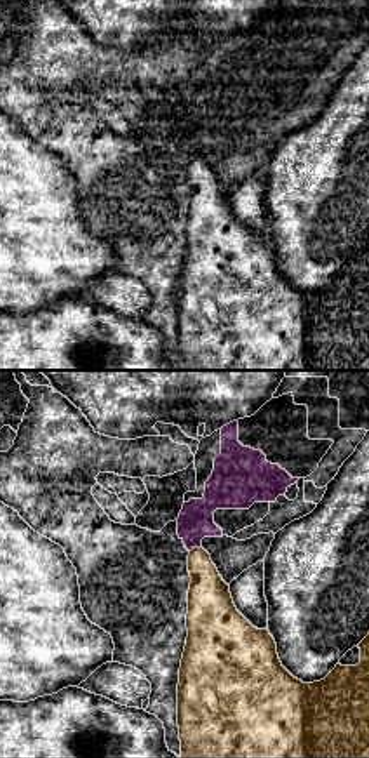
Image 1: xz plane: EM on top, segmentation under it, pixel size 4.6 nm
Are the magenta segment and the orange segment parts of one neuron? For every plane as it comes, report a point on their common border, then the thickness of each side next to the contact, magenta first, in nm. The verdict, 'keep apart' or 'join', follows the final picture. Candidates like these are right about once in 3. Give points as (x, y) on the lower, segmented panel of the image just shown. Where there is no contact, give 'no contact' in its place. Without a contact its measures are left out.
(195, 546) | 160/200 nm

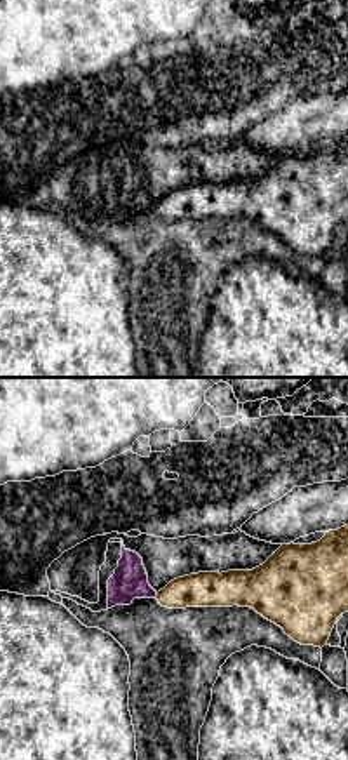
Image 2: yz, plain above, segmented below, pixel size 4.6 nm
(155, 595) | 160/160 nm

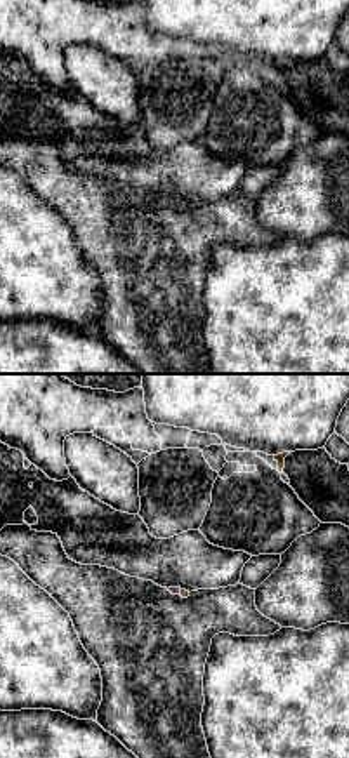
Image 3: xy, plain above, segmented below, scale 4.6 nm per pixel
(179, 591) | 30/40 nm

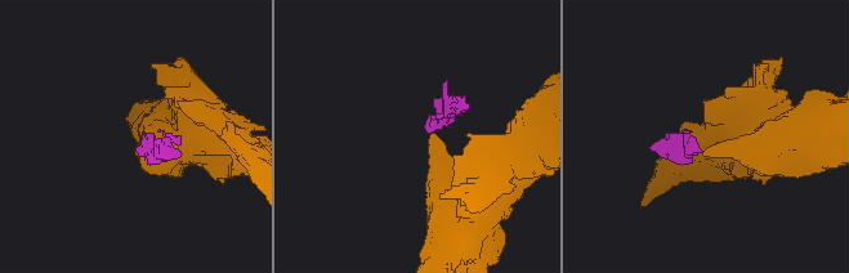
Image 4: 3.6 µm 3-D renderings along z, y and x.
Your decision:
keep apart

